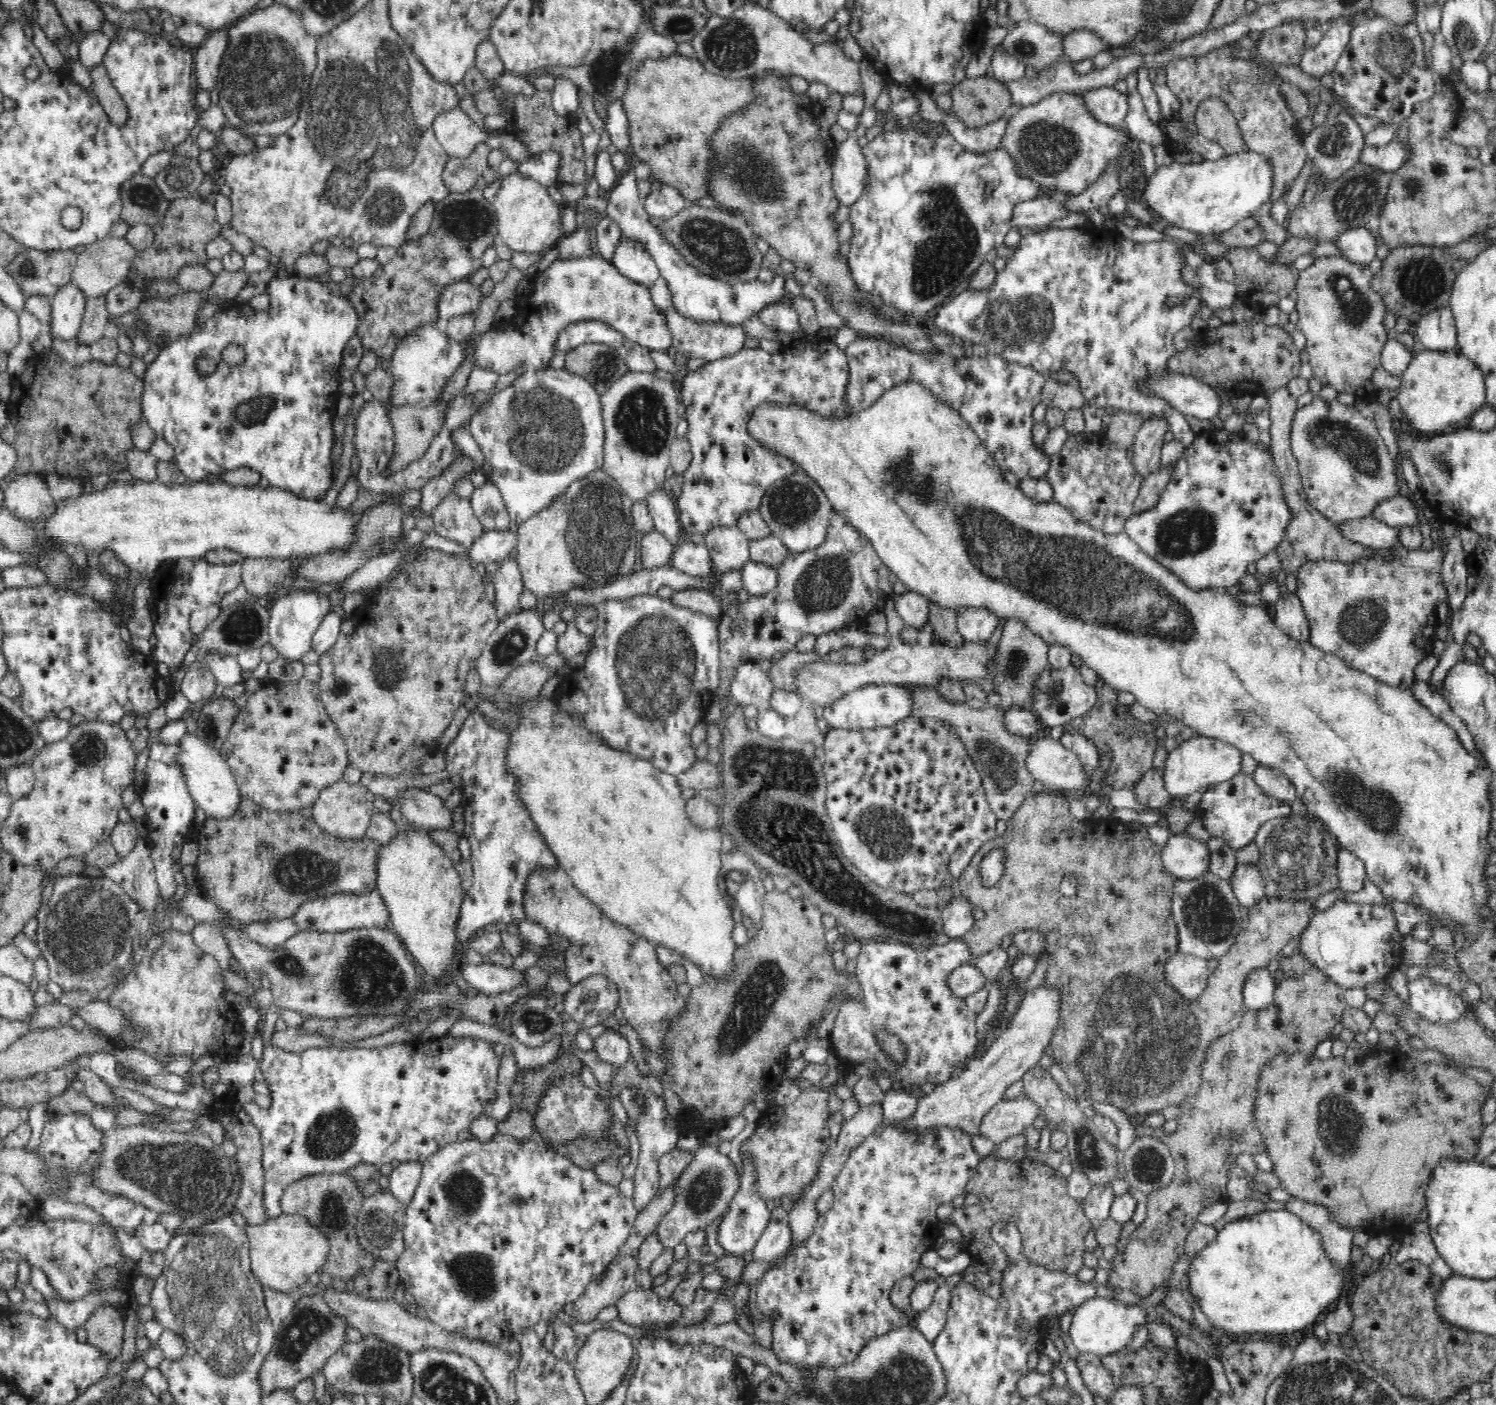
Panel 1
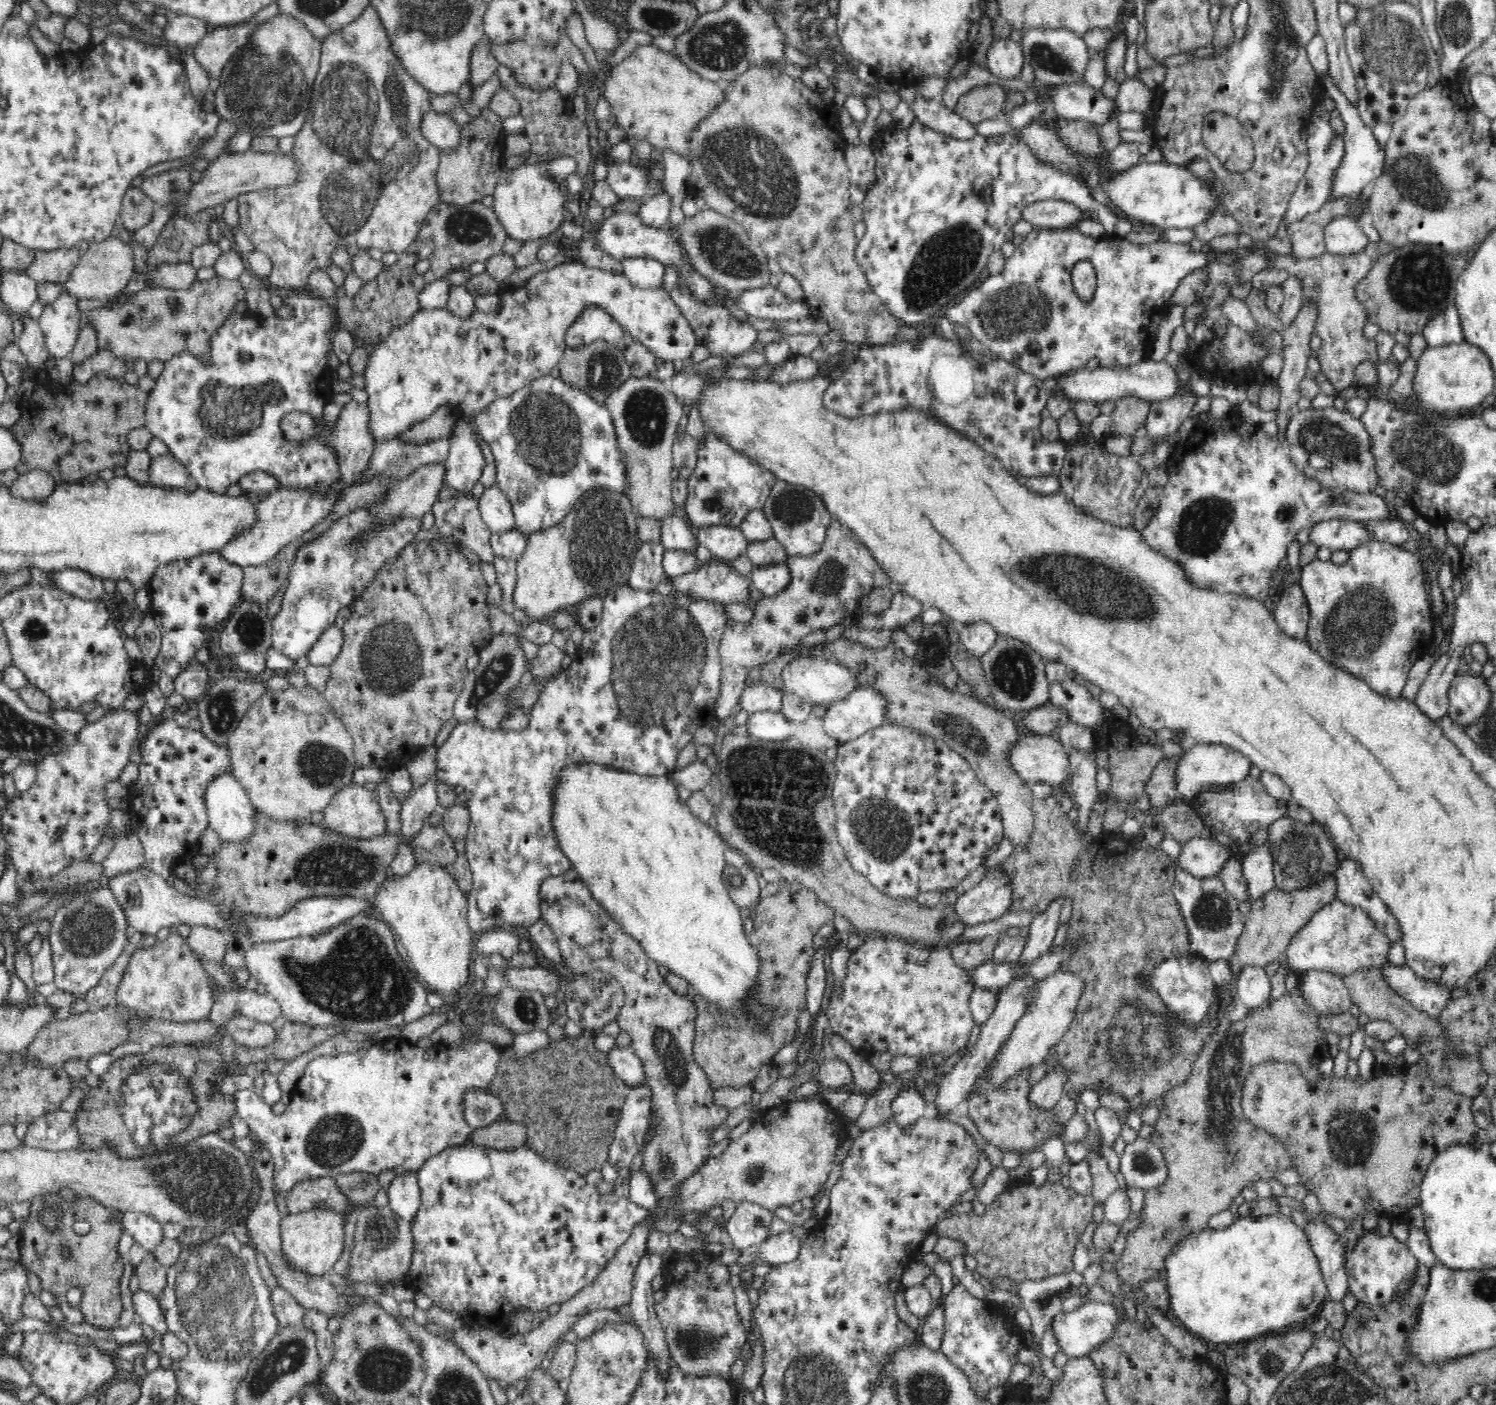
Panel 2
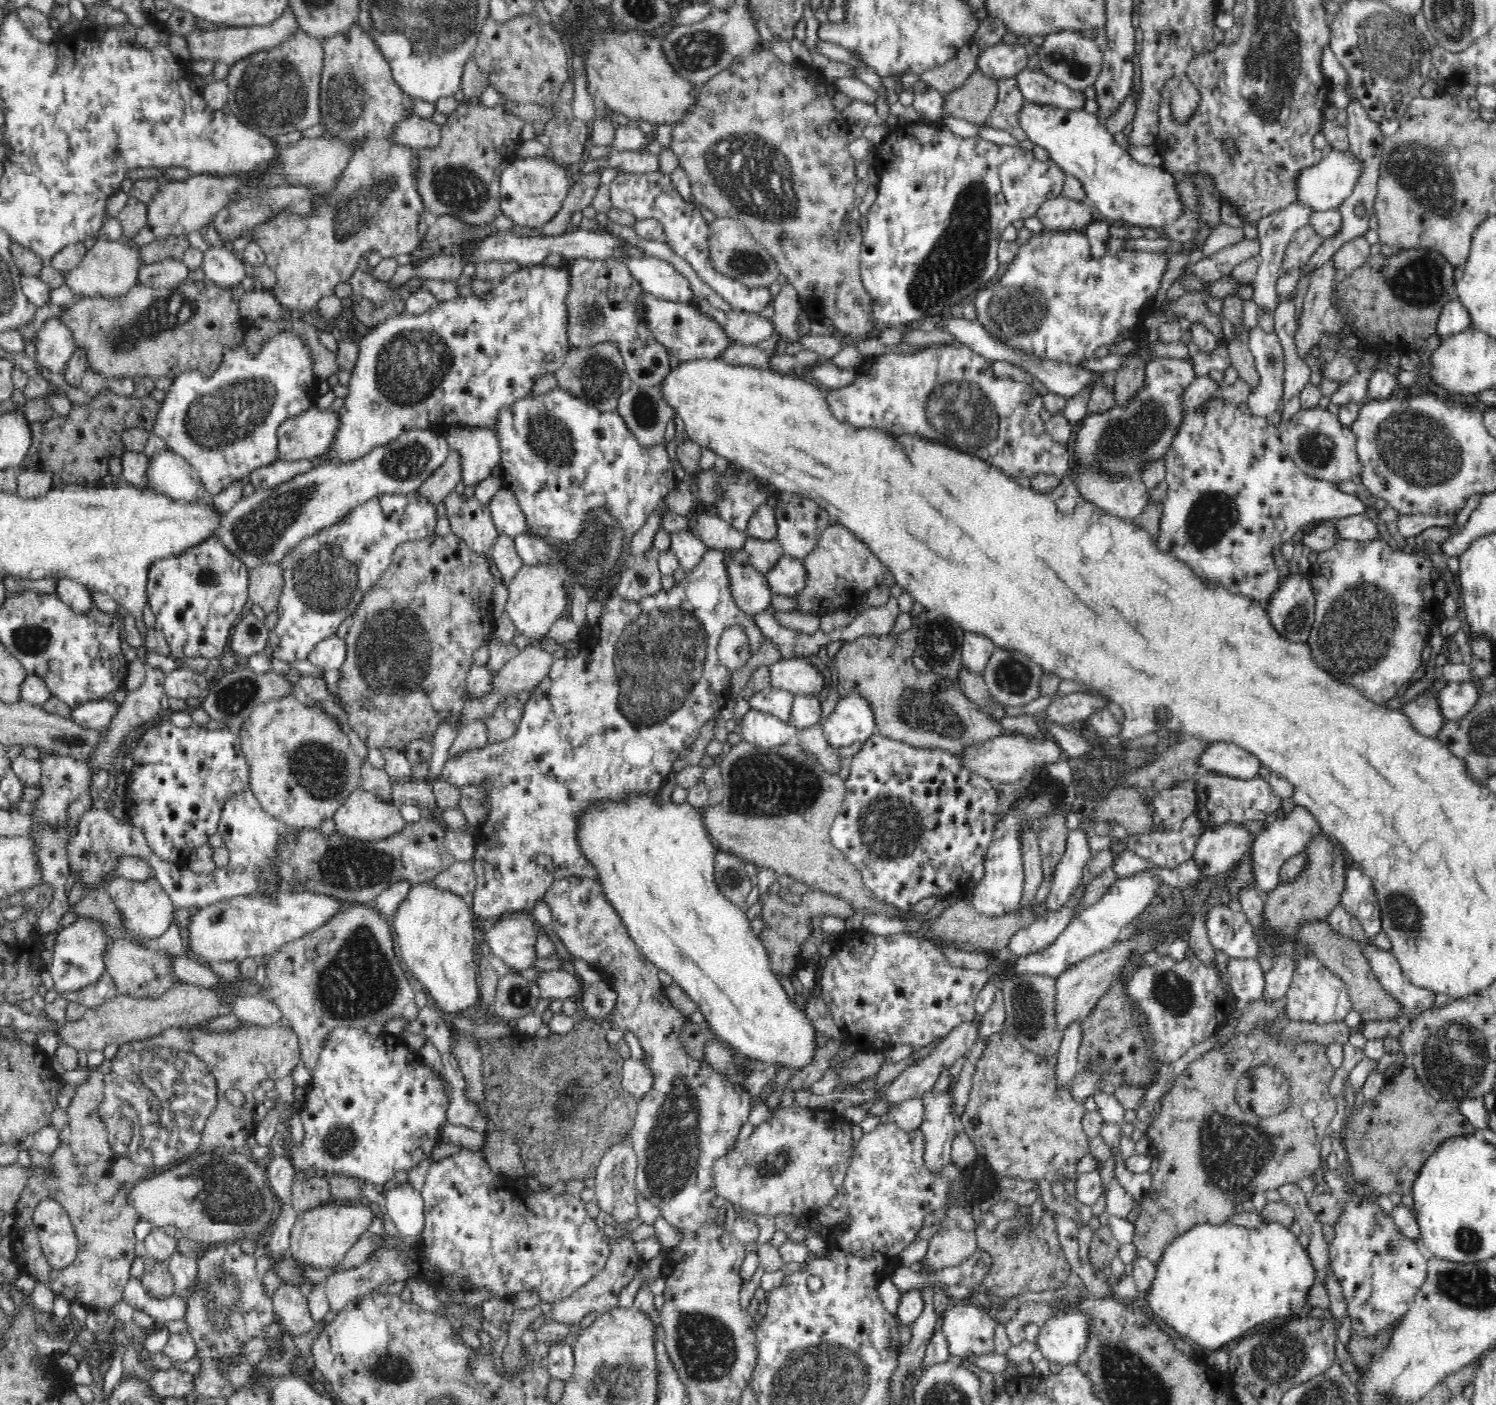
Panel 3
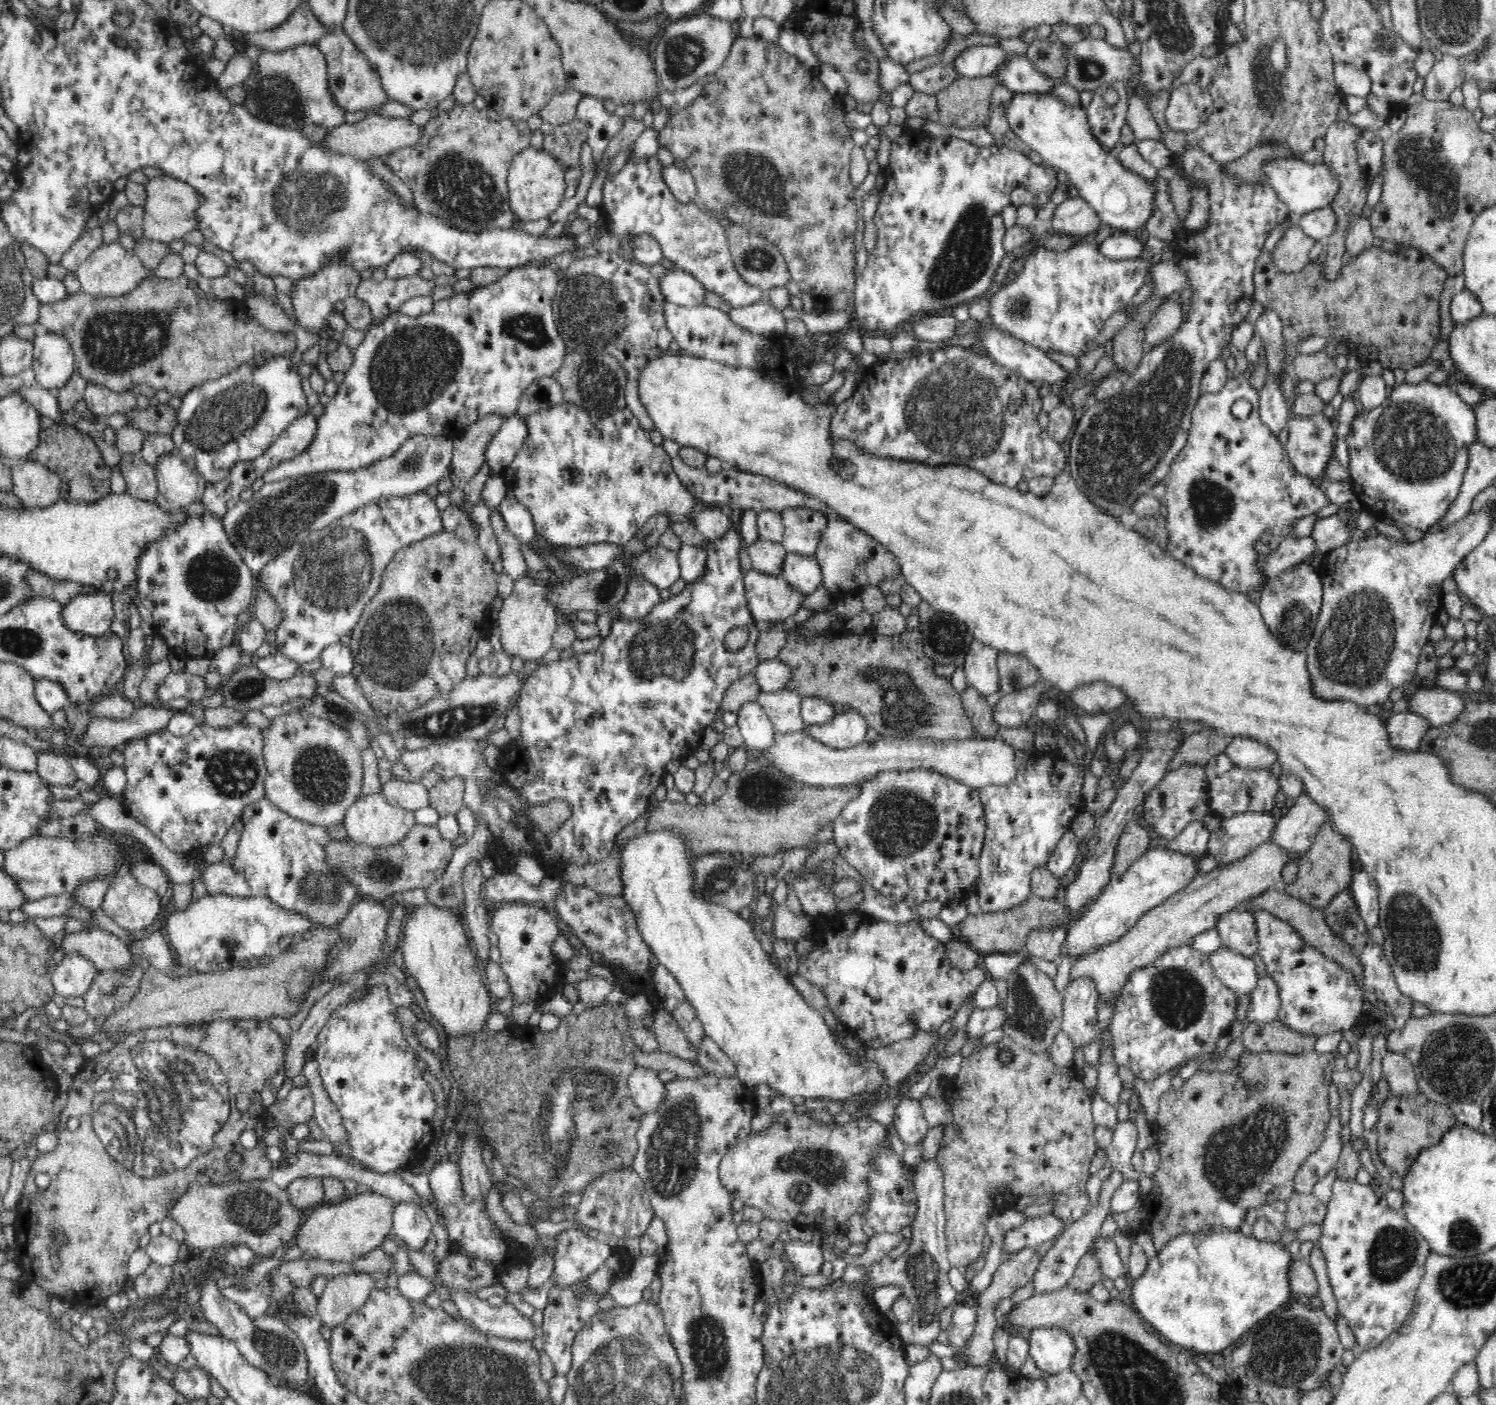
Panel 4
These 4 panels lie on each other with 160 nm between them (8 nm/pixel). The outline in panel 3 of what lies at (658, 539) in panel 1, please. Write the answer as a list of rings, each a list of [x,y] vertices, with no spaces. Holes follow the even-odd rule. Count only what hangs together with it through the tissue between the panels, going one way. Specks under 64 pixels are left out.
[[[648,549],[641,555],[636,555],[628,563],[627,569],[621,573],[616,594],[626,603],[639,601],[650,595],[660,593],[660,569],[658,568],[659,550]]]

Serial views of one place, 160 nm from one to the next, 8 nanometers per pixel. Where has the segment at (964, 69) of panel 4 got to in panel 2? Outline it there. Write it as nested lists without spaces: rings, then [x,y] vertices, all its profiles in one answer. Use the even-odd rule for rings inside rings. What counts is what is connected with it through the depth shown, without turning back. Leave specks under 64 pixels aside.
[[[994,39],[986,54],[986,68],[997,80],[1019,78],[1024,63],[1021,44],[1010,39]]]

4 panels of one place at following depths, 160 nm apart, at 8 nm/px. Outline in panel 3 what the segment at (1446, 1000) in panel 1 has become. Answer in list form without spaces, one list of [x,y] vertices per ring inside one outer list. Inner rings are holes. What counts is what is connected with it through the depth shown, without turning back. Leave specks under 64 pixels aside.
[[[1369,939],[1361,945],[1361,954],[1368,959],[1373,978],[1378,979],[1387,994],[1401,1005],[1398,1012],[1400,1017],[1396,1019],[1398,1024],[1407,1024],[1433,1007],[1435,993],[1410,983],[1402,975],[1402,969],[1390,950],[1386,951],[1377,947]]]

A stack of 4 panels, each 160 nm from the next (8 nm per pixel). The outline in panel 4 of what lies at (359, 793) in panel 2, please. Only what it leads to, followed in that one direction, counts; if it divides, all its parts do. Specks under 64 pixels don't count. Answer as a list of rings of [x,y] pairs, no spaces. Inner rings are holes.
[[[382,770],[378,780],[381,785],[381,793],[362,795],[347,808],[343,824],[347,830],[348,838],[354,842],[372,845],[376,847],[388,847],[397,845],[410,832],[410,829],[417,823],[416,815],[412,810],[394,806],[388,803],[384,797],[383,787],[390,782],[392,775],[390,771]]]

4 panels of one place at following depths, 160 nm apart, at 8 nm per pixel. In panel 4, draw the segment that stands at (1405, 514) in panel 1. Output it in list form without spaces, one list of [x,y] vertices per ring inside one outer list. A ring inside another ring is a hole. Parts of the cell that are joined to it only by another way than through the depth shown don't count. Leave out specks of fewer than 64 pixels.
[[[1235,374],[1218,392],[1200,395],[1192,412],[1191,427],[1187,443],[1171,464],[1170,472],[1162,482],[1168,518],[1166,552],[1189,566],[1203,579],[1210,579],[1225,589],[1241,593],[1248,590],[1262,590],[1266,577],[1258,575],[1258,554],[1254,543],[1264,532],[1270,532],[1275,539],[1293,535],[1293,524],[1312,513],[1317,513],[1330,500],[1317,482],[1299,473],[1287,455],[1285,447],[1272,435],[1259,415],[1259,391],[1254,389],[1246,377]],[[1244,399],[1252,404],[1252,411],[1246,420],[1234,418],[1230,408],[1236,400]]]

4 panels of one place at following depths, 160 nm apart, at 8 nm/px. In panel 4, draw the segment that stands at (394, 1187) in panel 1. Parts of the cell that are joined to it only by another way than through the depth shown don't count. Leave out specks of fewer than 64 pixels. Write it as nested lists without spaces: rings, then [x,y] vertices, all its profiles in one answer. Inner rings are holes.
[[[409,1202],[396,1203],[394,1206],[393,1233],[398,1235],[410,1249],[422,1249],[432,1234],[432,1222],[420,1206]]]

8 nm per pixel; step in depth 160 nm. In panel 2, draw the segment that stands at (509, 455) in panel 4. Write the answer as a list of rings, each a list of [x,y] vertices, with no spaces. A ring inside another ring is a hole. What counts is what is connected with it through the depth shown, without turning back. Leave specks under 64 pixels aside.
[[[458,420],[456,424],[452,424],[448,440],[450,447],[444,462],[444,485],[454,488],[457,494],[462,496],[466,490],[474,488],[487,465],[479,443],[482,438],[470,423]]]

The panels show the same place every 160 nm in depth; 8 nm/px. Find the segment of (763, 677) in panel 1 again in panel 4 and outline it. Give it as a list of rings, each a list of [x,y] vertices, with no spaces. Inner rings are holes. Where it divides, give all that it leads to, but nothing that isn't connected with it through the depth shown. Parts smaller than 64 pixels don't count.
[[[784,688],[774,692],[761,692],[757,701],[765,708],[775,731],[788,734],[801,731],[805,727],[801,710],[802,699],[798,692]]]

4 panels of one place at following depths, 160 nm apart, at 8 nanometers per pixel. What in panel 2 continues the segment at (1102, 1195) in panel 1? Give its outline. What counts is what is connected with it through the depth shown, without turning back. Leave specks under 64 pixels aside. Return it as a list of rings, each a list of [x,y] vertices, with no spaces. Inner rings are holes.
[[[1086,1145],[1088,1154],[1086,1161],[1093,1178],[1092,1198],[1096,1203],[1104,1203],[1105,1199],[1118,1190],[1119,1184],[1114,1172],[1108,1169],[1106,1159],[1101,1155],[1100,1151],[1096,1149],[1096,1145]]]

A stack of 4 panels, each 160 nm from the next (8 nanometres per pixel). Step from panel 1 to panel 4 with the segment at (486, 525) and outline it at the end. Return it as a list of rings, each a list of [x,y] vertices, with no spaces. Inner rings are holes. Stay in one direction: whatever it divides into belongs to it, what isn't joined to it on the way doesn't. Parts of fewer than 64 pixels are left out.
[[[508,492],[508,496],[499,504],[498,511],[502,512],[502,518],[506,521],[508,530],[521,543],[531,544],[538,538],[531,512],[521,502],[518,502],[512,492]]]

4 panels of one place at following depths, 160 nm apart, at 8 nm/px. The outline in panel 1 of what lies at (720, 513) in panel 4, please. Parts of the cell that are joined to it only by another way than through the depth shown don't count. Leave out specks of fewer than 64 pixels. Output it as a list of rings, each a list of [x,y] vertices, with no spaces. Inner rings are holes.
[[[716,527],[705,534],[705,545],[713,560],[712,575],[724,575],[726,572],[740,570],[746,561],[750,561],[749,538],[738,527]]]

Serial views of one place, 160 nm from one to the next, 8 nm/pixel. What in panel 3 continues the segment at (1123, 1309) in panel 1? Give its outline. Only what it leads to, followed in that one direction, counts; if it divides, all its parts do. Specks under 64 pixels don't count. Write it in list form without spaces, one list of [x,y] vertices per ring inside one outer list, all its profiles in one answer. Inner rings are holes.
[[[1055,1314],[1040,1326],[1037,1349],[1048,1363],[1075,1364],[1086,1348],[1088,1329],[1088,1318],[1084,1314]]]

